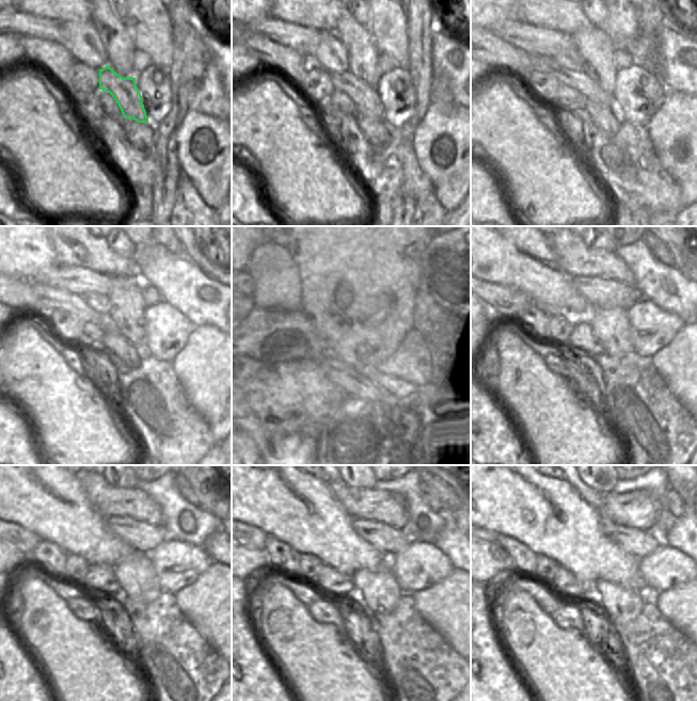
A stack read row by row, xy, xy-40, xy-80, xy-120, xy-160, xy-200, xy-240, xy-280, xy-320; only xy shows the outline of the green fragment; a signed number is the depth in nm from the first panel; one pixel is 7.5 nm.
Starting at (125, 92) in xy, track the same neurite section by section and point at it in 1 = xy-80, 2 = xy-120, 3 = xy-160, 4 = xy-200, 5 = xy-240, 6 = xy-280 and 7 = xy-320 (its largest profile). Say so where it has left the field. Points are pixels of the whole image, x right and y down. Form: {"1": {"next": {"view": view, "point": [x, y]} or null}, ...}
{"1": {"next": {"view": "xy-80", "point": [579, 80]}}, "2": {"next": {"view": "xy-120", "point": [48, 298]}}, "3": {"next": {"view": "xy-160", "point": [264, 299]}}, "4": {"next": {"view": "xy-200", "point": [505, 302]}}, "5": {"next": {"view": "xy-240", "point": [24, 540]}}, "6": {"next": {"view": "xy-280", "point": [253, 537]}}, "7": {"next": {"view": "xy-320", "point": [492, 536]}}}

